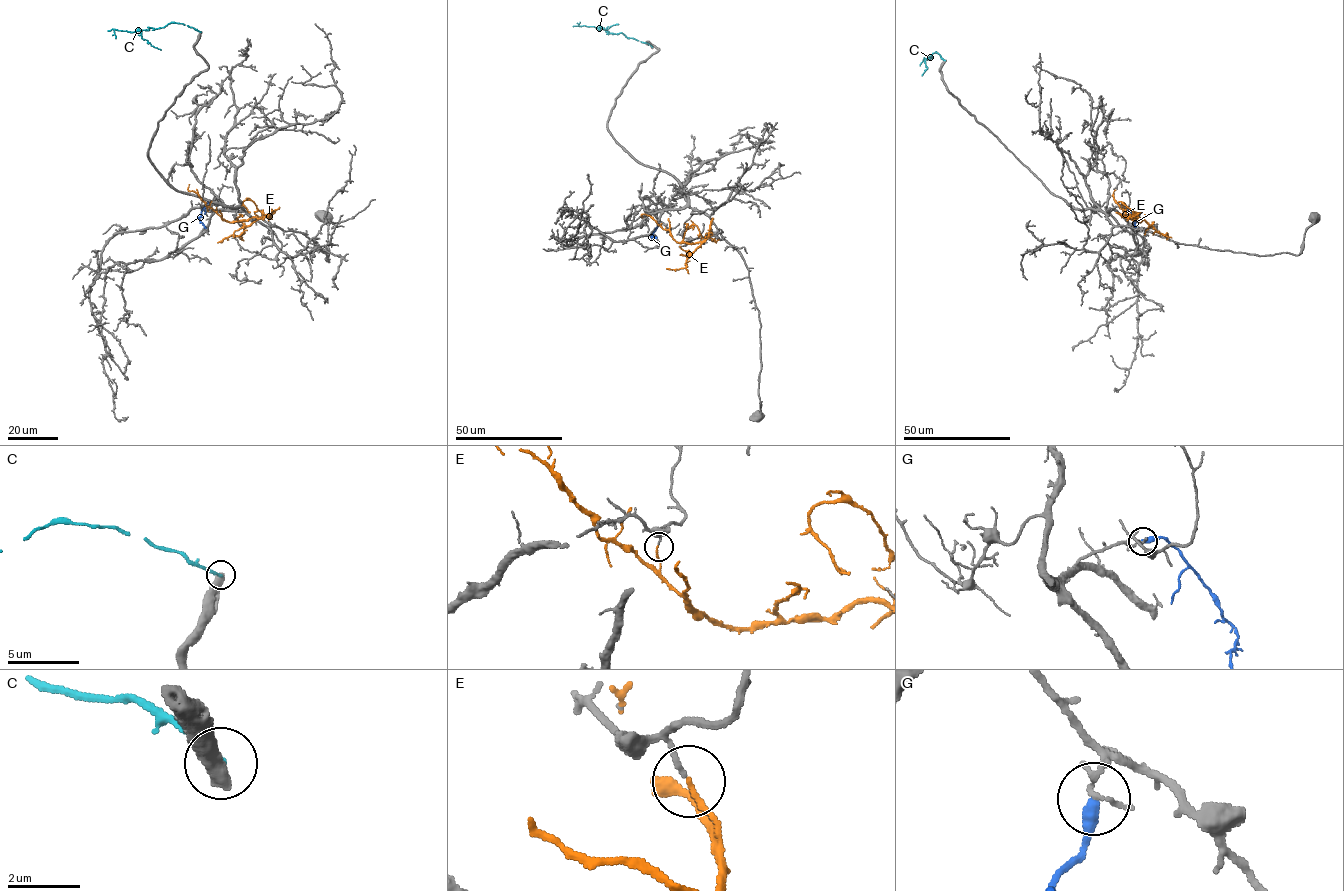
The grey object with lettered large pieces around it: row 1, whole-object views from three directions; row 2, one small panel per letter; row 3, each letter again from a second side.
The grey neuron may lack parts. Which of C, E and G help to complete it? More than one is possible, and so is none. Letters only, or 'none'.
none

